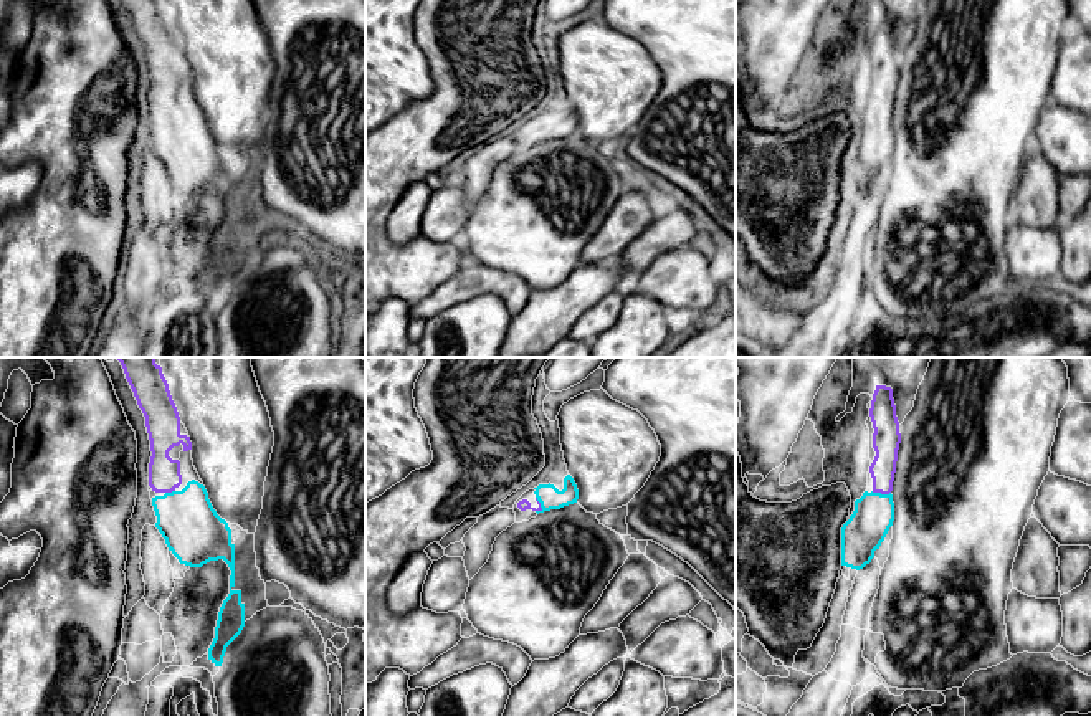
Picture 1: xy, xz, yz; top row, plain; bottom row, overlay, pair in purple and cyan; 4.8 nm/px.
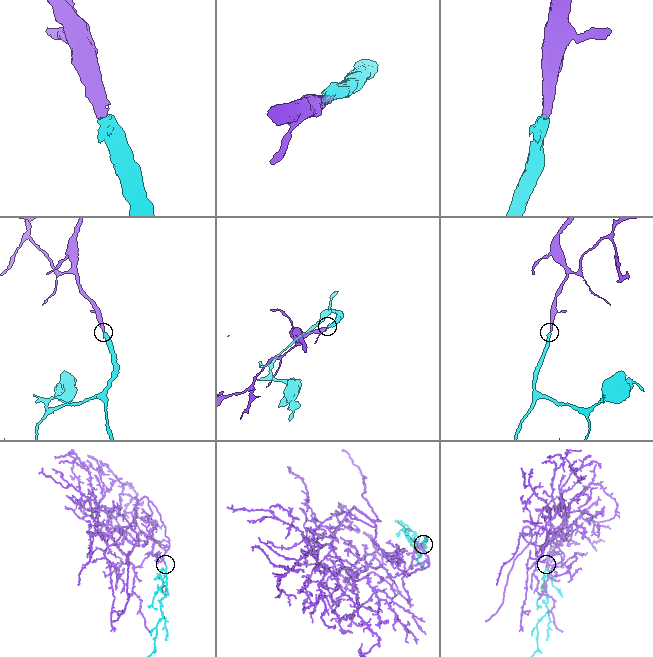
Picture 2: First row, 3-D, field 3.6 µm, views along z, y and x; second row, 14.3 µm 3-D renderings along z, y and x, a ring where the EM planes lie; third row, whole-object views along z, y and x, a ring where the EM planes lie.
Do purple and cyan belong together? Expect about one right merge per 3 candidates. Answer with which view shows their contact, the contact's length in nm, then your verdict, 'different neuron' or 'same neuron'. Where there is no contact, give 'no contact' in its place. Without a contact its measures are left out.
xz | 80 nm | same neuron

